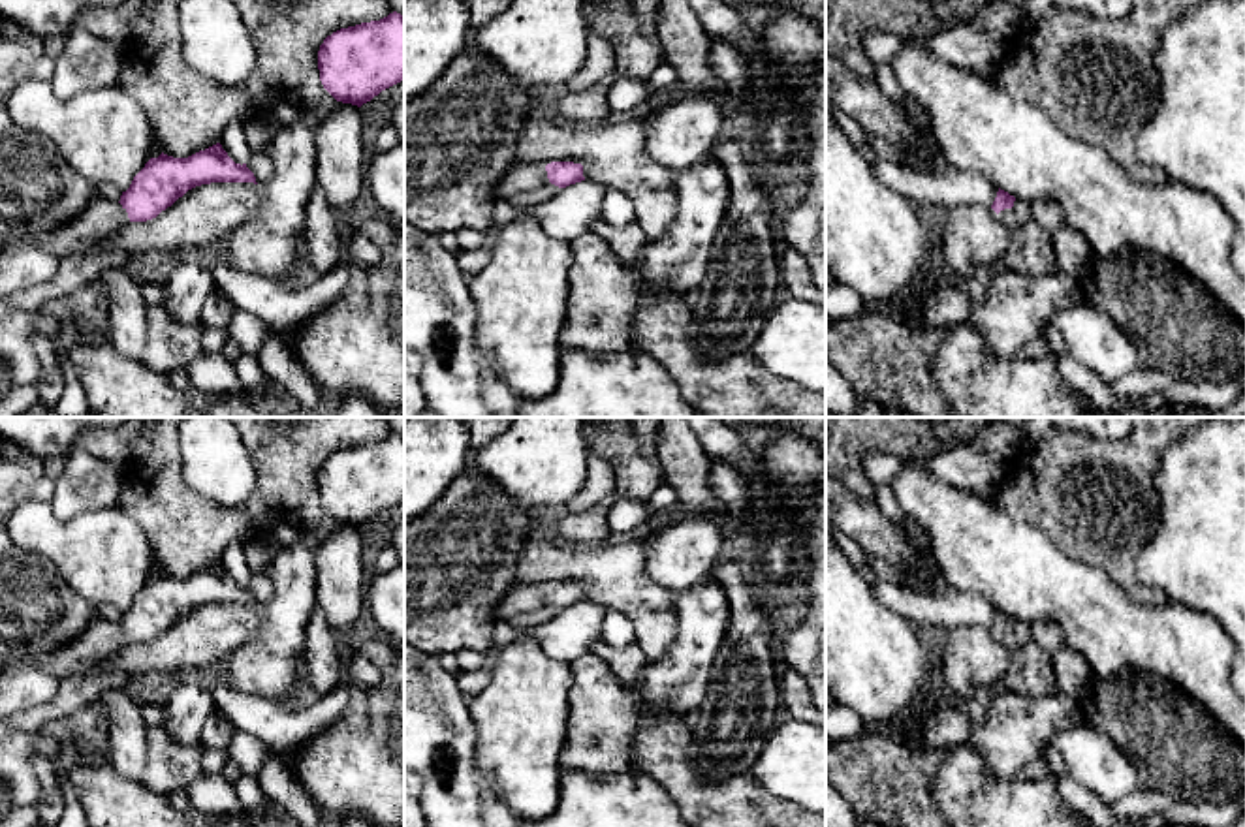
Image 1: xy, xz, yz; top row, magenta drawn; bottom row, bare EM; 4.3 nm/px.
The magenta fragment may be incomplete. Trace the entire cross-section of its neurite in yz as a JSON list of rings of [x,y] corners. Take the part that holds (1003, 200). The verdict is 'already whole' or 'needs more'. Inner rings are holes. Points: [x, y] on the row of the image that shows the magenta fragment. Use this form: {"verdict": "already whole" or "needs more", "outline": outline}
{"verdict": "needs more", "outline": [[[1001,190],[997,192],[997,197],[991,205],[991,209],[997,212],[997,216],[1002,220],[1002,224],[1010,229],[1017,227],[1016,216],[1012,212],[1016,197],[1008,192]]]}

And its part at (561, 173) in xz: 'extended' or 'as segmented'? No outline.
extended

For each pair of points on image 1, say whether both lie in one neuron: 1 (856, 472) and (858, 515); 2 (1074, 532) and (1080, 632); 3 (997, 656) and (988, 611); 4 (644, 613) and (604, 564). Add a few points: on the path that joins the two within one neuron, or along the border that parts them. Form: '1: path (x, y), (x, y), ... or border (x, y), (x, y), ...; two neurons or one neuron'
1: border (845, 485), (873, 502); two neurons
2: border (1042, 532), (1069, 557), (1101, 566), (1116, 581); two neurons
3: border (990, 628), (952, 626), (945, 632); two neurons
4: path (640, 602), (614, 576); one neuron

